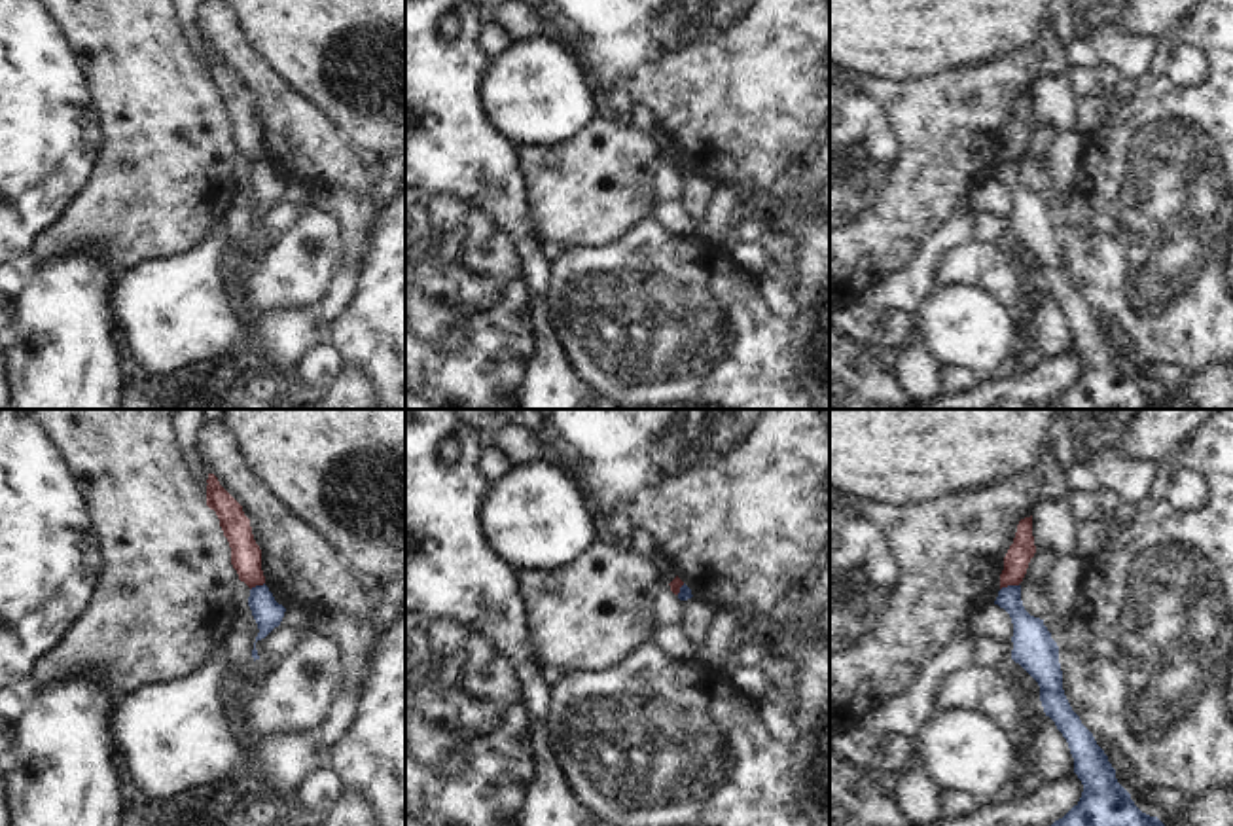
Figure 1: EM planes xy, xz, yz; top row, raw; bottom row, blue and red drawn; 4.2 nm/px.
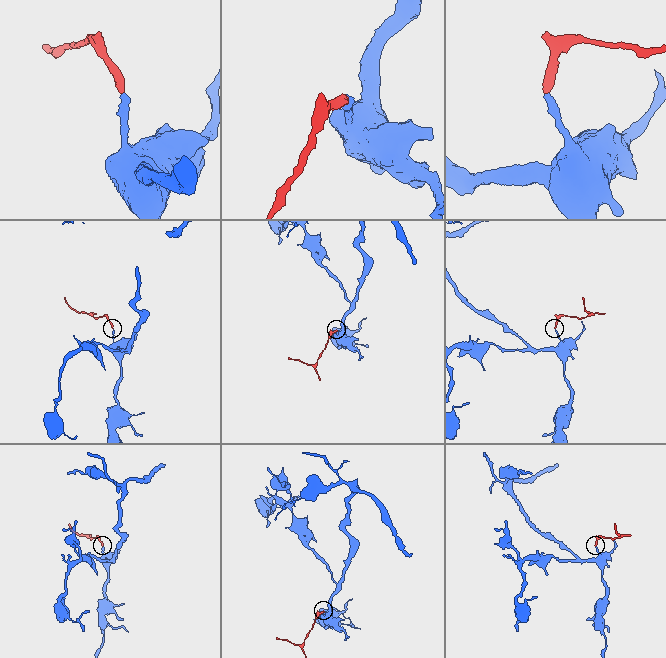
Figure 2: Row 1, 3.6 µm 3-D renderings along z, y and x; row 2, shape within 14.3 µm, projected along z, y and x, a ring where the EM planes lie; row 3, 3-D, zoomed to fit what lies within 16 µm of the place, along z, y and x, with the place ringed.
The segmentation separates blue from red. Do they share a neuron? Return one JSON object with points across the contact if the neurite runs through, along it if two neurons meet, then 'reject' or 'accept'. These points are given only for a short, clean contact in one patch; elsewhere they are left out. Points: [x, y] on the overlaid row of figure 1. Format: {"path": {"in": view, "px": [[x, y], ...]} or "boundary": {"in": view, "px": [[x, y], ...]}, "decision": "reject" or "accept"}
{"boundary": {"in": "yz", "px": [[1018, 584], [1008, 584], [1000, 590]]}, "decision": "reject"}

